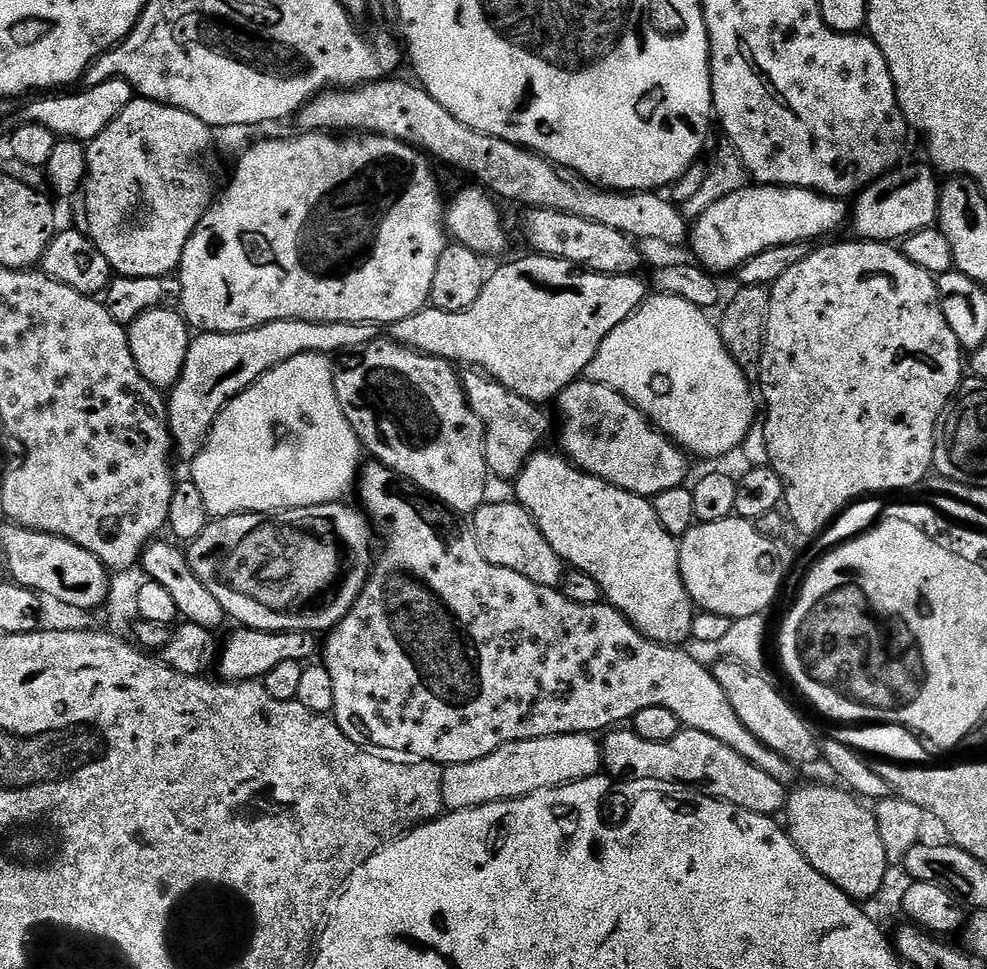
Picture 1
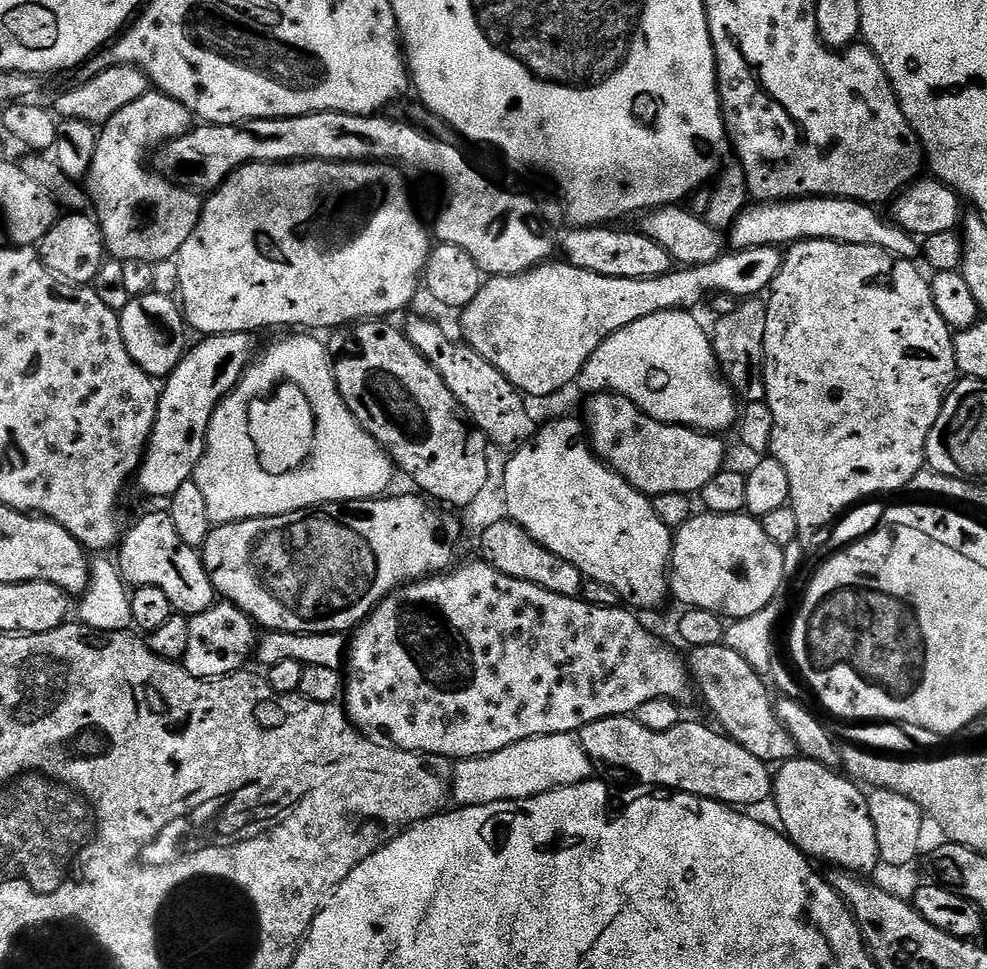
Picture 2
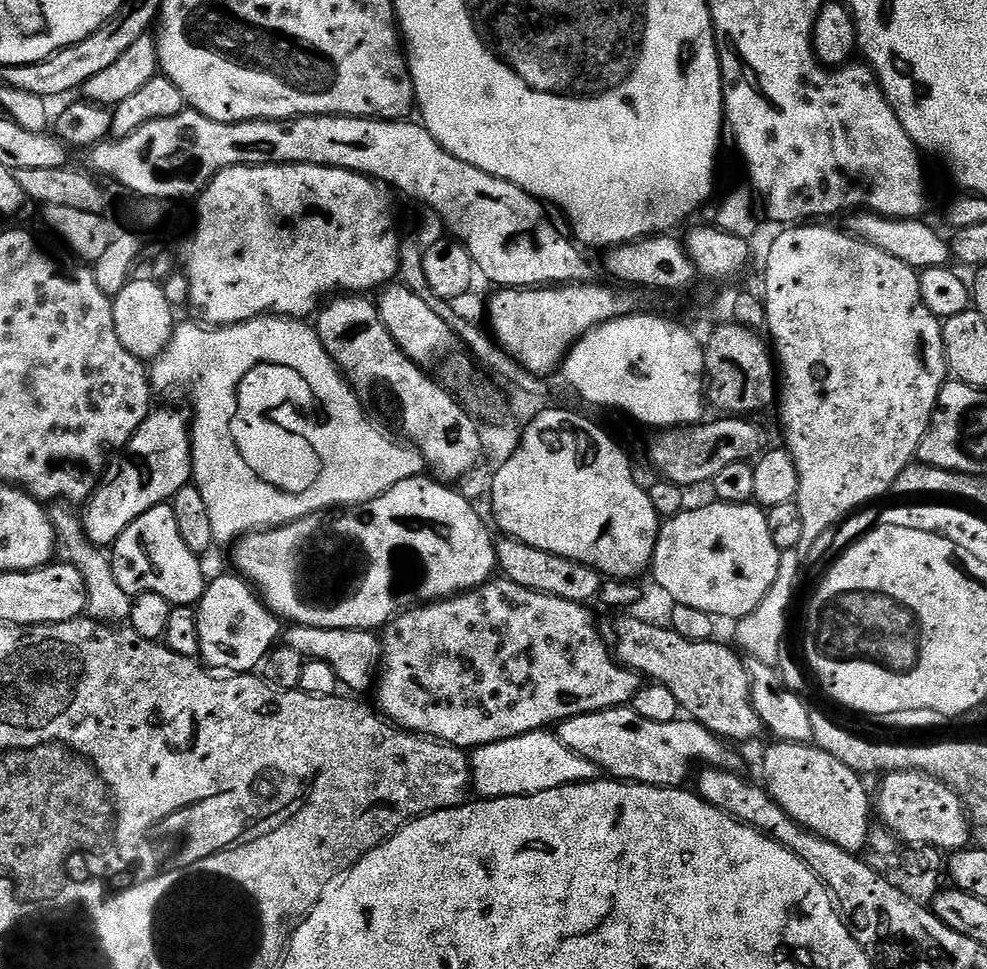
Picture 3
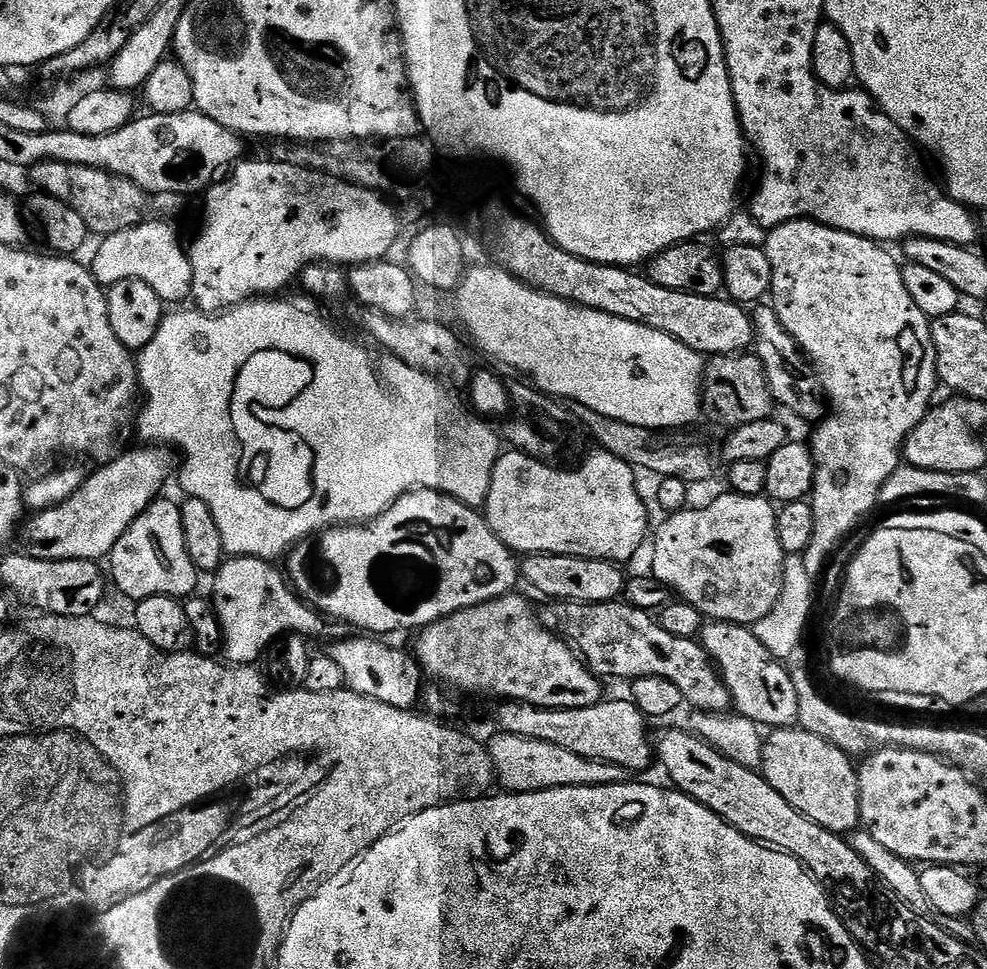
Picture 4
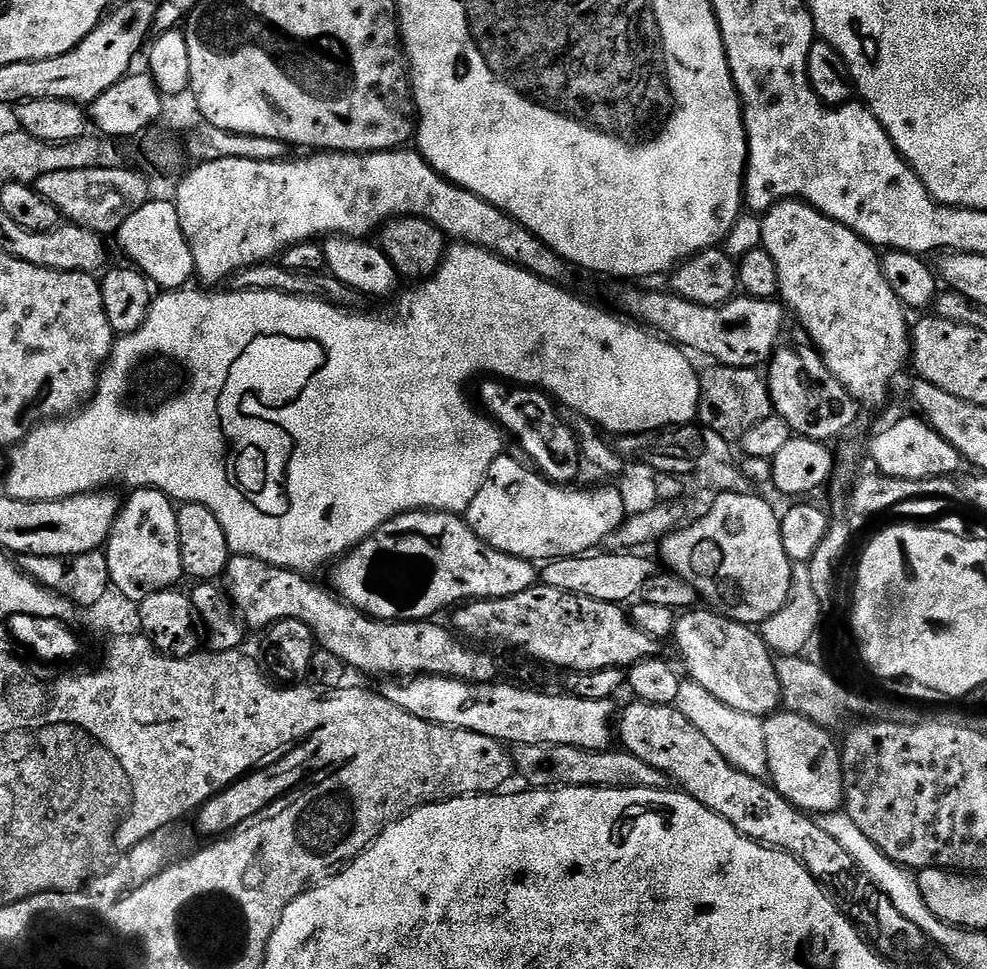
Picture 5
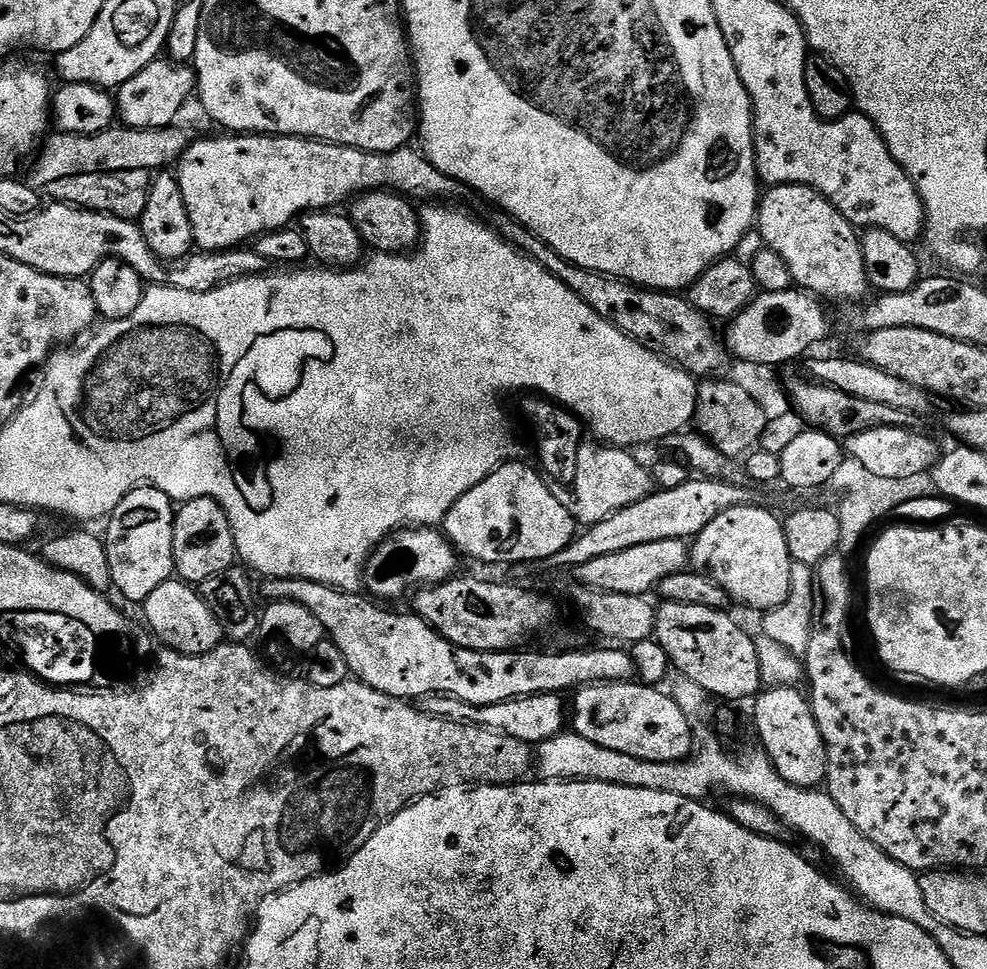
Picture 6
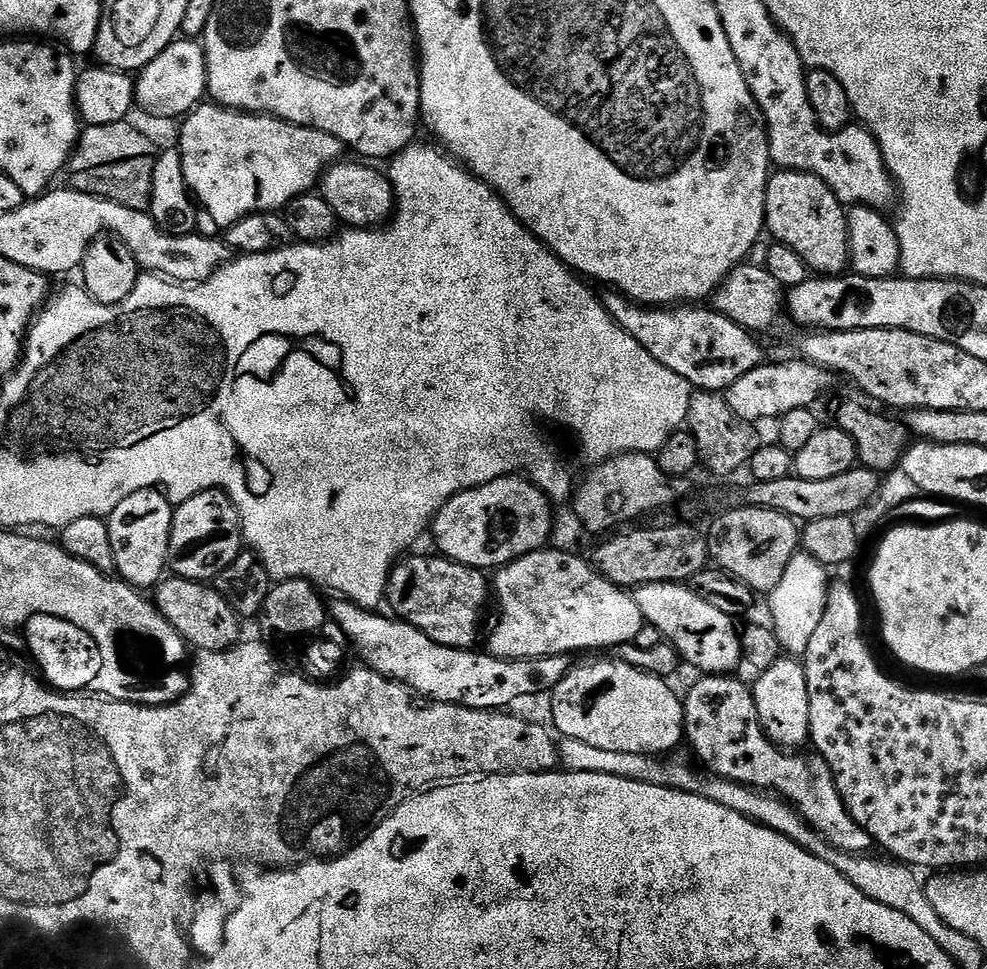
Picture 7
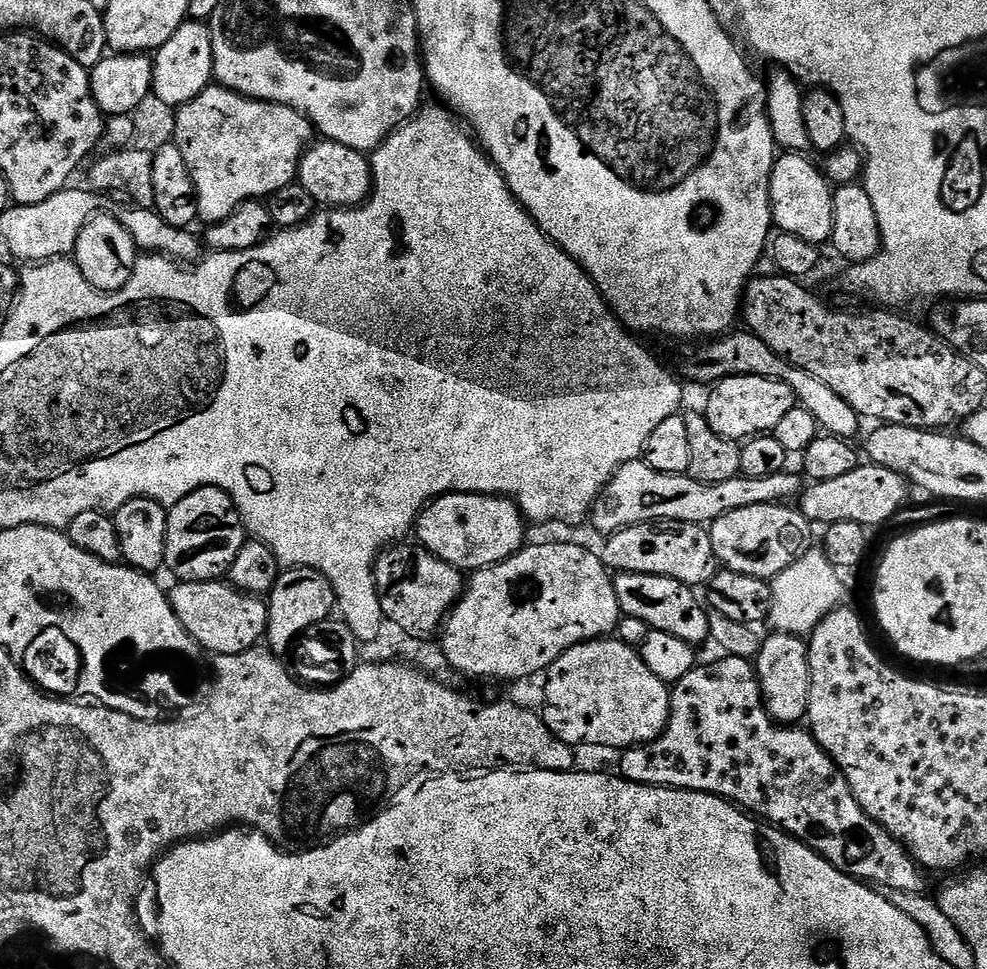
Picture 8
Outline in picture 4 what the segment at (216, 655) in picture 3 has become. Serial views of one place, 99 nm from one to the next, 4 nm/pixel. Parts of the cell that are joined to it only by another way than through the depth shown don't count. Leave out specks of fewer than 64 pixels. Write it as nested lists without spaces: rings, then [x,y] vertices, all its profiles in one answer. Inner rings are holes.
[[[234,556],[225,559],[216,569],[210,591],[210,599],[216,608],[218,622],[222,626],[222,656],[233,666],[252,666],[256,659],[263,657],[268,649],[273,647],[281,638],[295,634],[303,636],[309,642],[324,639],[324,642],[342,640],[346,636],[345,625],[339,622],[329,622],[323,612],[317,612],[312,605],[298,595],[292,587],[287,575],[276,569],[277,565],[270,560],[259,560],[256,556]]]

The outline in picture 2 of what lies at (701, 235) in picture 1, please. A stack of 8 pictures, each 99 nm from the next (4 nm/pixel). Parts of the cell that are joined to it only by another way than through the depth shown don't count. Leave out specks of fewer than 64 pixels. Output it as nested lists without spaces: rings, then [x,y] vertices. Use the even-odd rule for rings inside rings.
[[[809,196],[783,202],[756,202],[744,209],[731,224],[730,244],[733,249],[754,246],[788,246],[801,240],[833,240],[854,246],[874,246],[902,260],[915,261],[922,244],[917,237],[897,224],[884,220],[877,209],[860,200],[844,200],[841,196]]]

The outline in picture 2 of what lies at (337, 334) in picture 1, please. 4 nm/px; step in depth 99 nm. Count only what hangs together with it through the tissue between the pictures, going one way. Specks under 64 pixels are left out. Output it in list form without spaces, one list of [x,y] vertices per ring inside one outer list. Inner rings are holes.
[[[246,332],[203,337],[199,341],[201,344],[193,348],[191,345],[185,351],[180,364],[163,381],[154,430],[140,461],[140,471],[134,477],[134,484],[146,495],[171,498],[182,482],[195,477],[200,459],[204,457],[212,415],[253,363],[252,340],[253,337]]]

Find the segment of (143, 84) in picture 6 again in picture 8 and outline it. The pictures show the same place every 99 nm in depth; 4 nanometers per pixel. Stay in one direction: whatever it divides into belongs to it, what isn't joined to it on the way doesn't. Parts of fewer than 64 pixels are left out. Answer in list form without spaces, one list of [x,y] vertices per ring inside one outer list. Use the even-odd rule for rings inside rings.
[[[191,18],[185,19],[178,31],[156,49],[154,53],[154,78],[152,90],[155,96],[169,104],[173,109],[182,107],[198,94],[202,94],[213,83],[212,63],[214,62],[214,46],[212,30],[207,23]]]

